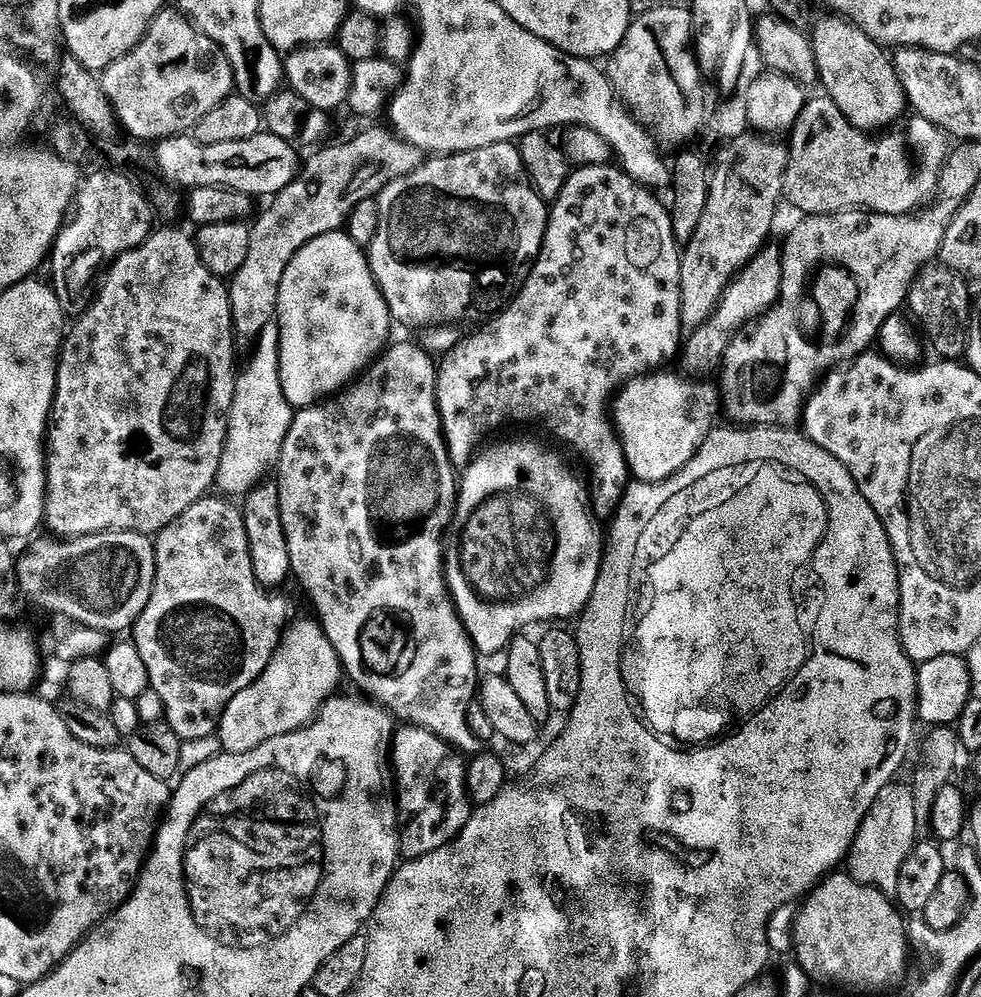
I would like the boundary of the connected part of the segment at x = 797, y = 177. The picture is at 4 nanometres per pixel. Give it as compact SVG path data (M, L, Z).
M812 98L807 101L800 114L800 119L804 123L799 125L800 133L797 134L796 141L791 141L790 144L784 190L787 199L789 201L792 199L804 211L802 213L818 216L859 209L886 215L916 214L937 199L941 191L940 176L950 157L950 147L948 148L950 136L940 125L931 124L929 120L916 114L897 136L884 136L879 140L876 137L879 135L869 134L863 128L856 128L830 98L823 99Z

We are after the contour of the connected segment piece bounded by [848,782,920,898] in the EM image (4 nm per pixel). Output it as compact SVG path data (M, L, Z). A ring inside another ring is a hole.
M893 782L882 788L874 806L869 810L859 828L859 834L852 844L849 853L849 875L868 888L874 888L885 896L895 897L898 888L898 876L901 872L892 872L892 832L919 833L920 825L917 822L917 803L911 787L901 782Z

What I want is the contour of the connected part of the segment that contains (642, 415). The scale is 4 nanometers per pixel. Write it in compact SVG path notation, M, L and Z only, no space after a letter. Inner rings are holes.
M656 370L625 383L614 400L614 428L623 443L628 467L631 475L645 484L657 484L685 471L695 461L696 451L711 434L717 423L716 415L720 412L720 396L714 385L699 384L696 378L683 380L672 372L664 371L668 370Z

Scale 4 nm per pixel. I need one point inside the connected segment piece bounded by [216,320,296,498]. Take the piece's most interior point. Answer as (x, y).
(261, 416)

